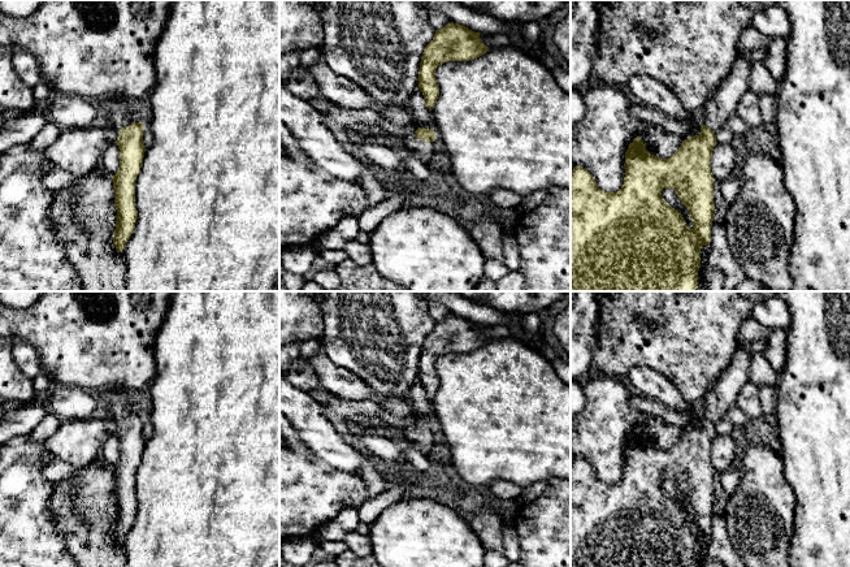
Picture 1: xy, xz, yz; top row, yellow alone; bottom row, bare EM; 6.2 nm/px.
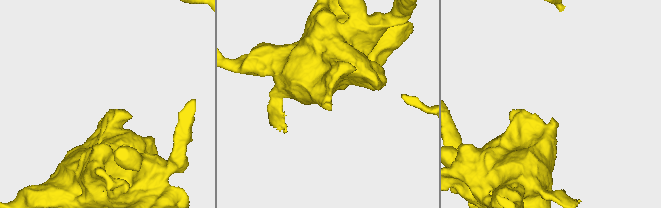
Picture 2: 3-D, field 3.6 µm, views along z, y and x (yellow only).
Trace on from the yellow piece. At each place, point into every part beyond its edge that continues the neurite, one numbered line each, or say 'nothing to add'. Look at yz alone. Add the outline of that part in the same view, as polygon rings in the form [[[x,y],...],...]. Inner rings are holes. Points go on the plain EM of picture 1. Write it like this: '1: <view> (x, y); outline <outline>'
1: yz (723, 395); outline [[[741,343],[728,368],[703,398],[699,414],[712,423],[725,419],[728,410],[736,406],[740,390],[749,381],[750,364],[754,358],[753,345]]]

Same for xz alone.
1: xz (424, 441); outline [[[415,425],[408,427],[402,430],[406,443],[415,443],[420,450],[428,453],[438,442],[435,433],[424,433],[415,428]]]

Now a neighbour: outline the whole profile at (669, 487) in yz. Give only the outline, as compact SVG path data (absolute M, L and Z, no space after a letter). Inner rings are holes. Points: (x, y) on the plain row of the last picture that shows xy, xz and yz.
M663 480L662 488L672 499L677 501L682 506L686 518L693 520L691 507L688 499L680 493L676 482L672 480Z

